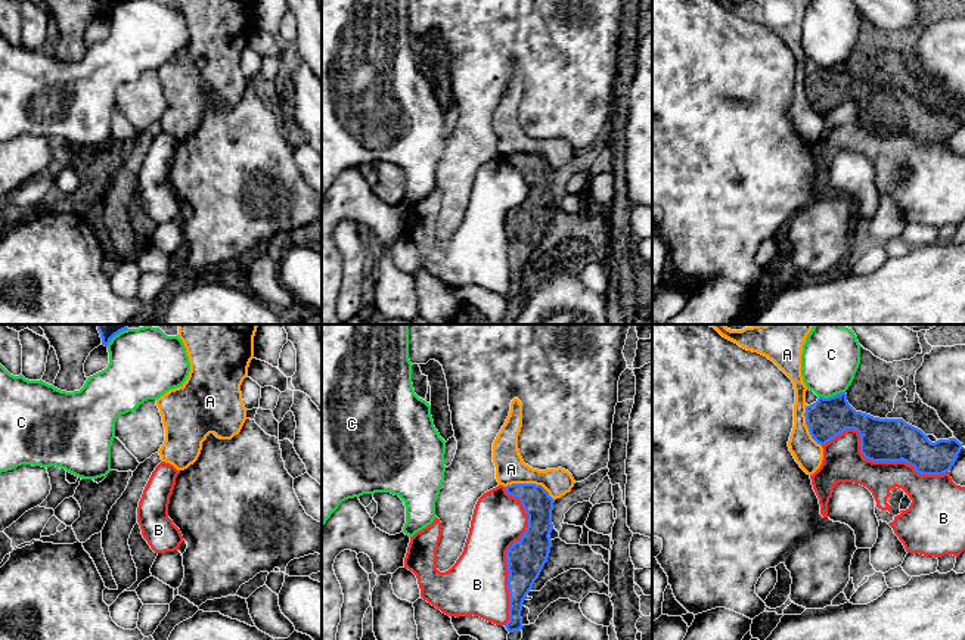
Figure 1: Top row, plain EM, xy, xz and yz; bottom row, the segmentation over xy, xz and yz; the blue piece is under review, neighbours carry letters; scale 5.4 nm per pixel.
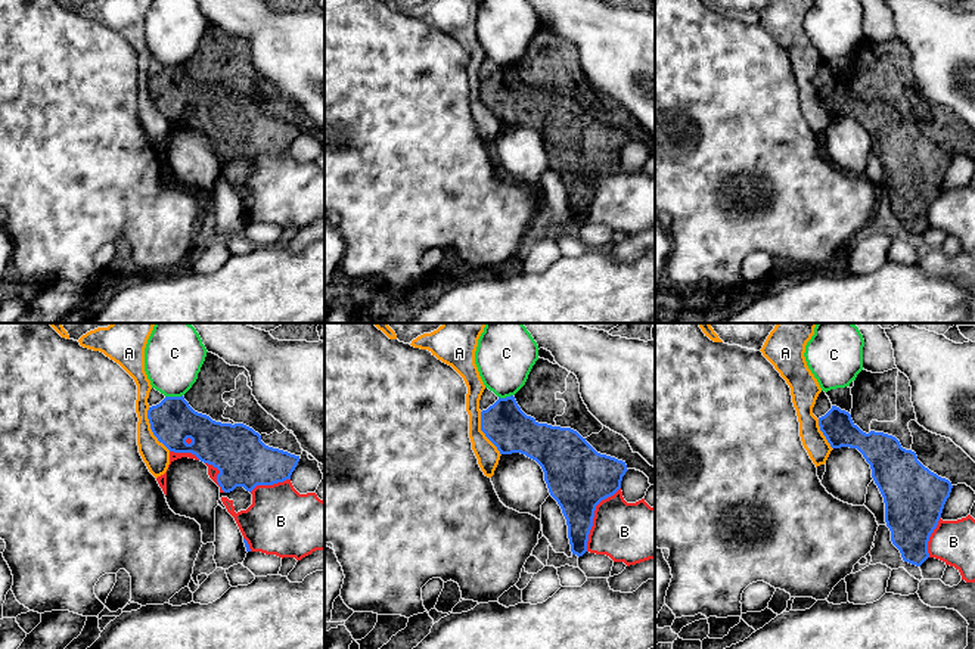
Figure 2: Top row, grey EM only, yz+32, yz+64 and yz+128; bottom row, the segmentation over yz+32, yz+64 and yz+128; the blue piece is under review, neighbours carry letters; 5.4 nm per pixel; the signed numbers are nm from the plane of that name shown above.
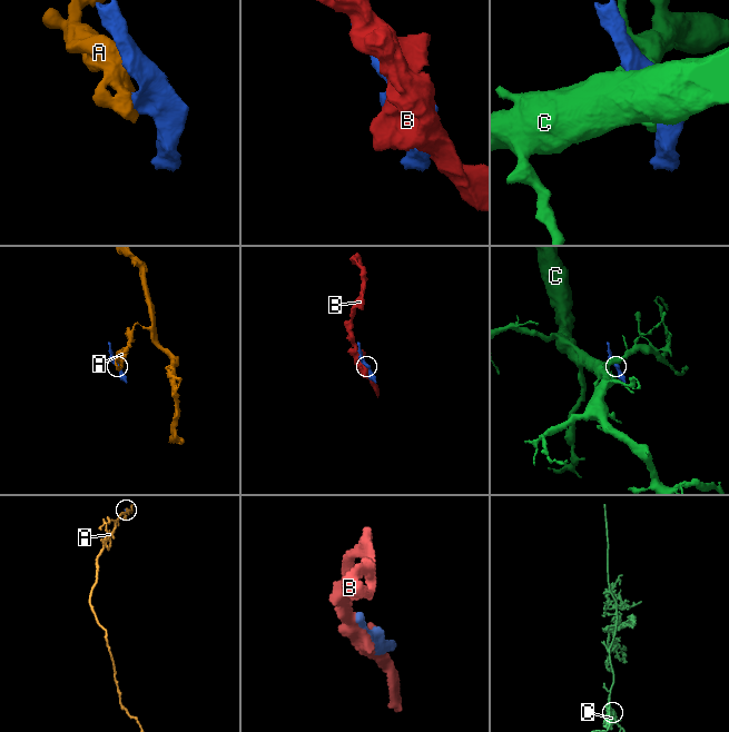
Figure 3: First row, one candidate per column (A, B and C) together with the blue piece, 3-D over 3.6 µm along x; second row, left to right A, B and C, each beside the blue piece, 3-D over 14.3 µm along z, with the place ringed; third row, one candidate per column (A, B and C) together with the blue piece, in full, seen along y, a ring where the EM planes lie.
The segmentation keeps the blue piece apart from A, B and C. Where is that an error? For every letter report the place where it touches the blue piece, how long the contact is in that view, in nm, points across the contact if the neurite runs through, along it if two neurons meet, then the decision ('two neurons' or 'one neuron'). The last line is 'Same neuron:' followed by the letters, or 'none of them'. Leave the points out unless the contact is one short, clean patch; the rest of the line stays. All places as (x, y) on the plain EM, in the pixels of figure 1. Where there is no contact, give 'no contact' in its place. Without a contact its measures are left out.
A: meets blue in xz at (530, 154); contact 280 nm long; border along xz (505, 155), (539, 154), (554, 170); two neurons
B: meets blue in yz at (877, 130); contact 700 nm long; two neurons
C: meets blue in yz at (831, 67); contact 150 nm long; two neurons
Same neuron: none of them

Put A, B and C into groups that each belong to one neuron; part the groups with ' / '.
A / B / C

